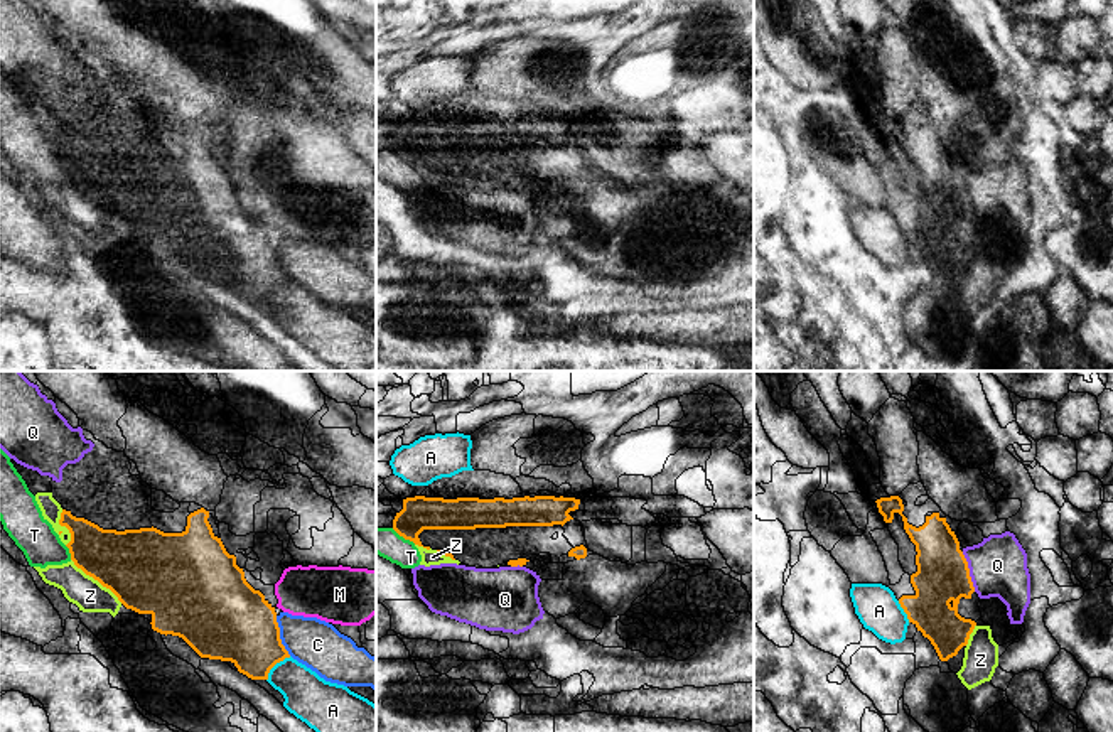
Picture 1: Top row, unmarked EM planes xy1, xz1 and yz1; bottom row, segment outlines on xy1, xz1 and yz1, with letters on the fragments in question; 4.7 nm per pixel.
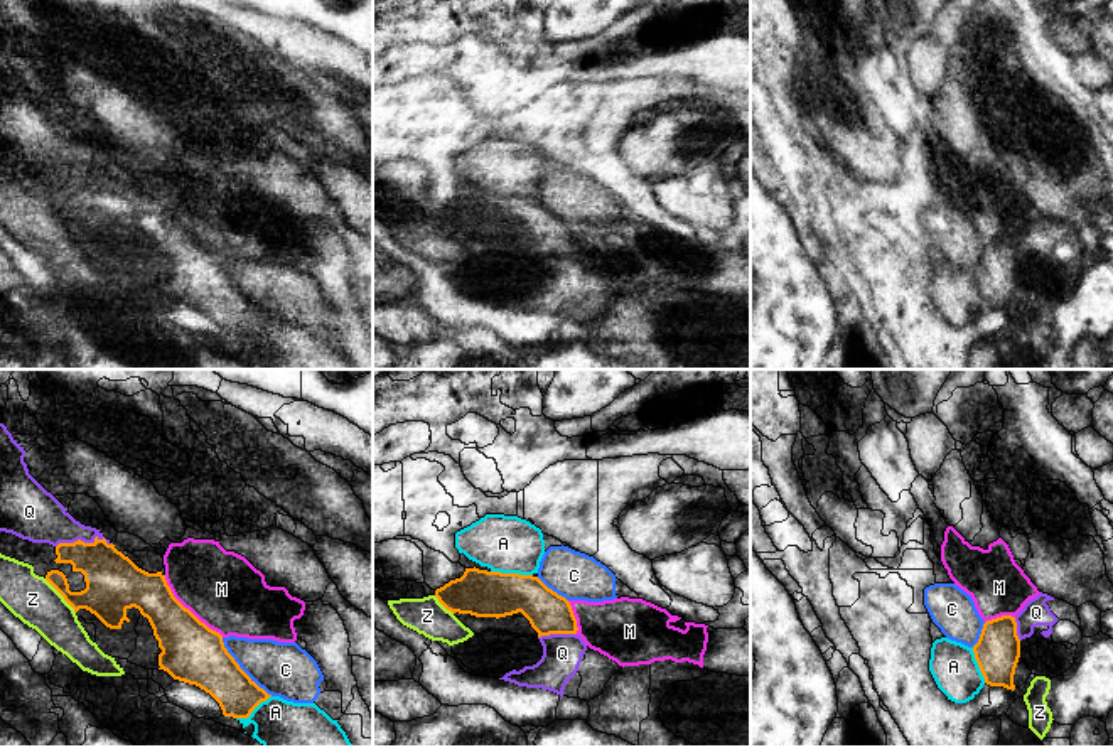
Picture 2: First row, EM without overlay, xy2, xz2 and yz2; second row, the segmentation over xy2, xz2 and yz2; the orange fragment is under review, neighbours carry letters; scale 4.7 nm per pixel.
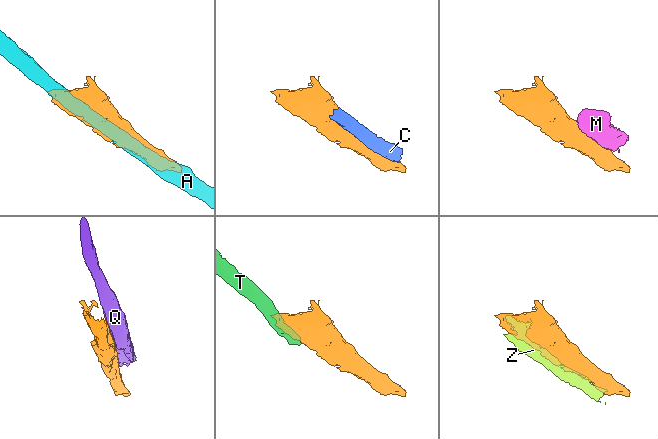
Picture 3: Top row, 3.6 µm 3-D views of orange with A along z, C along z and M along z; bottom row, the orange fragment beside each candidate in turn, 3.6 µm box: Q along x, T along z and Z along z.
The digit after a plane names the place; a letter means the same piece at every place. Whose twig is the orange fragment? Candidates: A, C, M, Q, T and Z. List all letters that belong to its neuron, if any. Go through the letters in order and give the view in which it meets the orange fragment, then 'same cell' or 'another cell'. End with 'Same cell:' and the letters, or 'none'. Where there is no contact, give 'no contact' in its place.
A: meets orange in xz2; another cell
C: meets orange in xy2; another cell
M: meets orange in xy2; another cell
Q: meets orange in xy2; another cell
T: meets orange in xz1; another cell
Z: meets orange in xy1; another cell
Same cell: none

